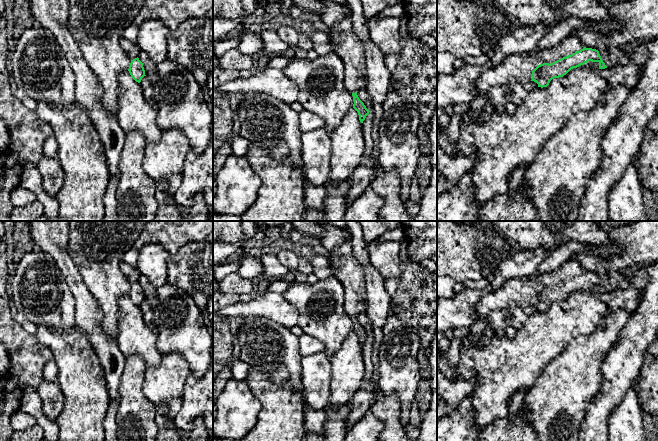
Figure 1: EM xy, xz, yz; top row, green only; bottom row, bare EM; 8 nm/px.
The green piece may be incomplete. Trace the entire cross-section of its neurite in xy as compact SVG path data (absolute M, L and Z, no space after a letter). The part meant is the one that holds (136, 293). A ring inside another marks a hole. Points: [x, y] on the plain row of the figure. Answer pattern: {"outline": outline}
{"outline": "M123 261L120 263L120 269L131 284L128 293L130 299L136 306L140 307L142 302L146 300L143 287L138 282L138 278L141 275L140 271L137 268L131 267L129 264Z"}

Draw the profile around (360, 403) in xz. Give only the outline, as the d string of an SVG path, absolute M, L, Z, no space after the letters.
M370 335L362 347L365 365L364 377L349 401L350 412L347 418L347 427L354 426L368 411L374 403L375 390L378 386L374 384L374 364L372 362L373 338Z

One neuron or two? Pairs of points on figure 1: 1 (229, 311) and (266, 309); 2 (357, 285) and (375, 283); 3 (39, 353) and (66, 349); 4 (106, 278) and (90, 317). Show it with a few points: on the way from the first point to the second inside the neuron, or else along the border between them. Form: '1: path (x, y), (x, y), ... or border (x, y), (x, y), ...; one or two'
1: path (238, 309), (257, 309); one
2: border (358, 262), (363, 272), (366, 299); two
3: border (34, 335), (51, 352), (53, 358); two
4: border (83, 282), (100, 310), (100, 325); two

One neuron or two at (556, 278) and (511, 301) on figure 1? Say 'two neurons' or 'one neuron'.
one neuron

